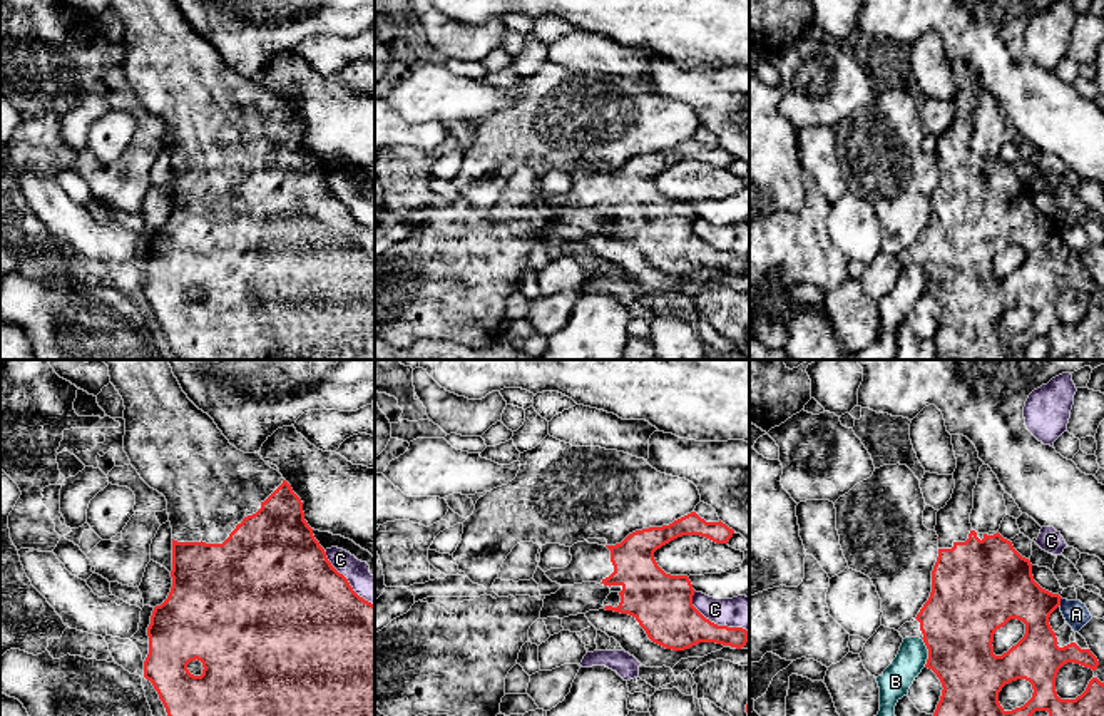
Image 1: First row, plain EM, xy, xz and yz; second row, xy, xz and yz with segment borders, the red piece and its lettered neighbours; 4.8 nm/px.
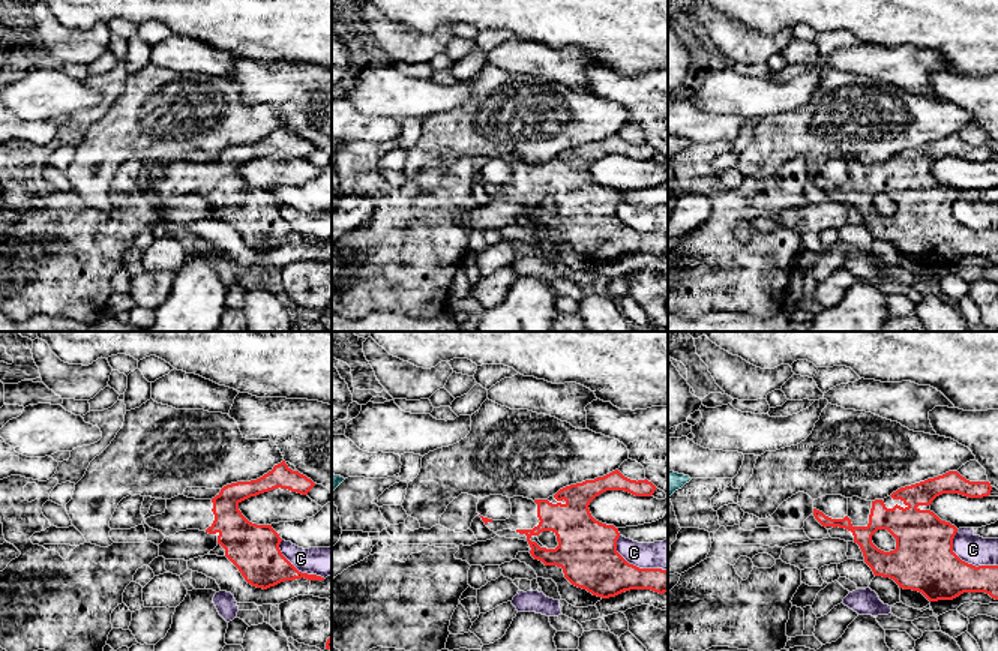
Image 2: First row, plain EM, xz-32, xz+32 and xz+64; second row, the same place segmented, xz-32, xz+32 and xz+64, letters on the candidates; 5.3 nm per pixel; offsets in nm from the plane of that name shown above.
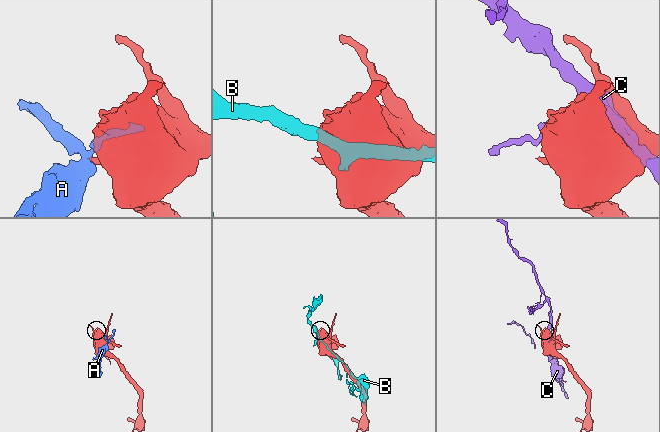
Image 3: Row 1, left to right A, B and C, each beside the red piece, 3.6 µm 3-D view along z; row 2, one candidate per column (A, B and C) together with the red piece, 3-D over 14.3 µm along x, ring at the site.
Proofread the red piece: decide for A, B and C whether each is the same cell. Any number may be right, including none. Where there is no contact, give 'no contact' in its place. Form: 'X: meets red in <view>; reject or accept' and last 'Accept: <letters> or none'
A: meets red in yz; reject
B: meets red in yz; reject
C: meets red in xz; reject
Accept: none

